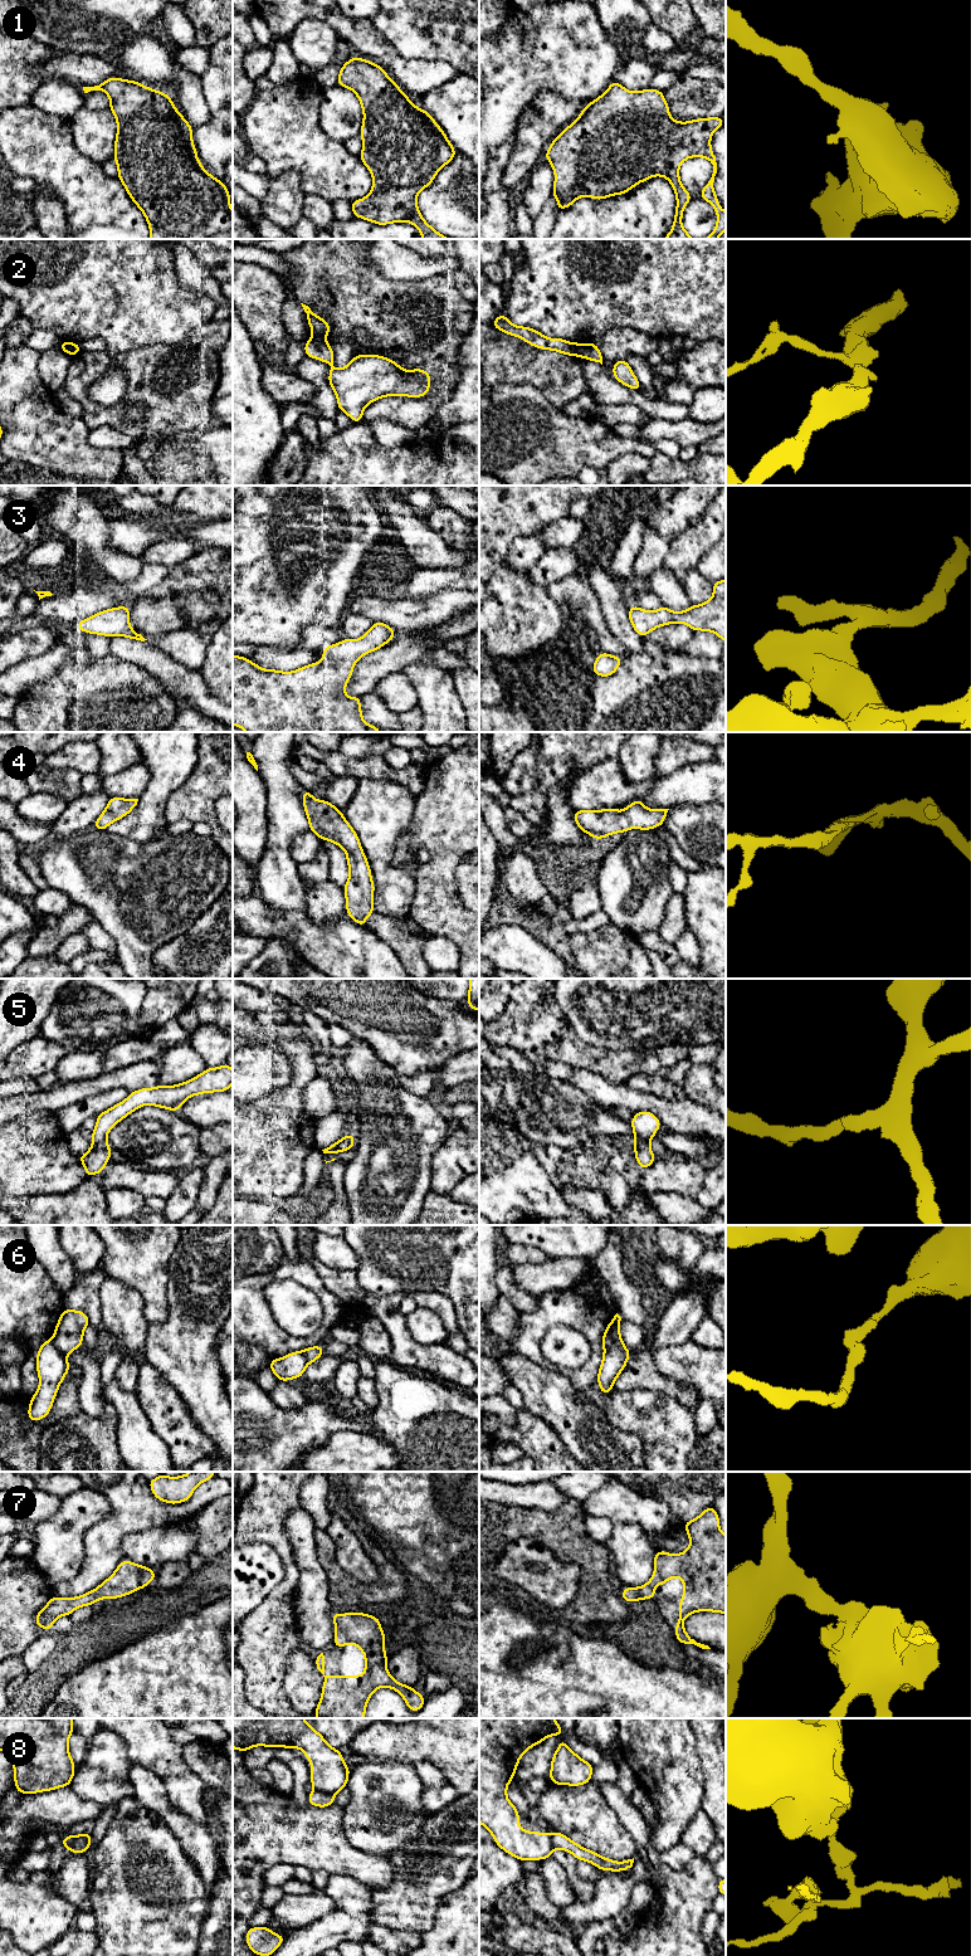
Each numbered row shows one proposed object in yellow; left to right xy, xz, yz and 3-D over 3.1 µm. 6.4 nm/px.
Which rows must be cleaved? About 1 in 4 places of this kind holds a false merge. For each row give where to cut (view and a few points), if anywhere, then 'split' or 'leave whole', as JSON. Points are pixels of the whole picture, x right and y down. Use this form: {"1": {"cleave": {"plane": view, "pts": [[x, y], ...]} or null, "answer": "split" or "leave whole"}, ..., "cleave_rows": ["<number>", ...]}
{"1": {"cleave": null, "answer": "leave whole"}, "2": {"cleave": {"plane": "yz", "pts": [[574, 344], [575, 355]]}, "answer": "split"}, "3": {"cleave": null, "answer": "leave whole"}, "4": {"cleave": null, "answer": "leave whole"}, "5": {"cleave": null, "answer": "leave whole"}, "6": {"cleave": {"plane": "xy", "pts": [[52, 1339], [53, 1344], [66, 1356]]}, "answer": "split"}, "7": {"cleave": null, "answer": "leave whole"}, "8": {"cleave": {"plane": "xz", "pts": [[315, 1789], [335, 1794]]}, "answer": "split"}, "cleave_rows": ["2", "6", "8"]}

